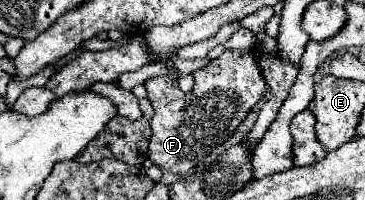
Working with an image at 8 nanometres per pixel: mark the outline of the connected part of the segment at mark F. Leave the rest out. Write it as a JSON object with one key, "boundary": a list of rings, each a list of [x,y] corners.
{"boundary":[[[258,47],[226,49],[218,59],[210,61],[204,69],[198,69],[192,73],[194,89],[190,93],[182,93],[176,77],[158,75],[158,77],[148,79],[144,85],[148,91],[148,99],[152,101],[152,107],[154,107],[154,117],[150,121],[150,125],[152,125],[150,151],[148,151],[150,161],[156,167],[160,167],[162,171],[170,171],[170,173],[176,173],[182,177],[190,169],[194,169],[206,155],[210,155],[218,145],[222,145],[236,131],[236,127],[248,117],[252,107],[264,97],[264,93],[268,89],[258,59],[260,59]]]}

